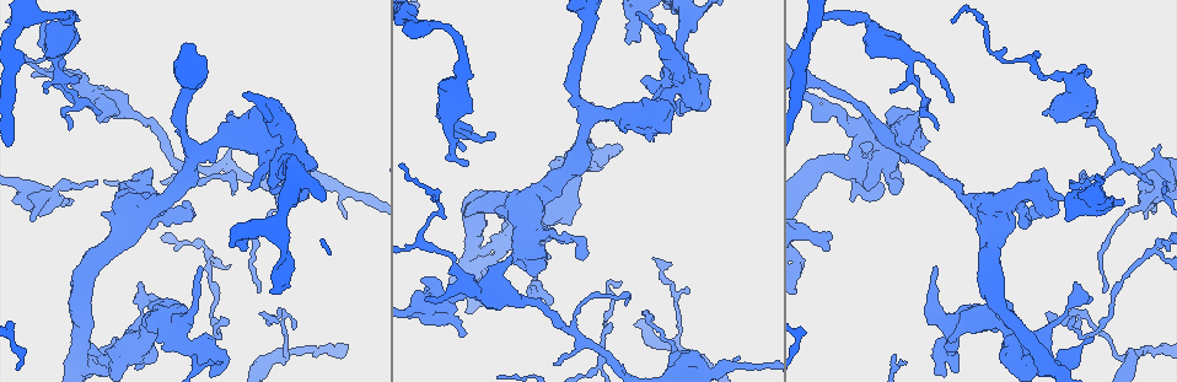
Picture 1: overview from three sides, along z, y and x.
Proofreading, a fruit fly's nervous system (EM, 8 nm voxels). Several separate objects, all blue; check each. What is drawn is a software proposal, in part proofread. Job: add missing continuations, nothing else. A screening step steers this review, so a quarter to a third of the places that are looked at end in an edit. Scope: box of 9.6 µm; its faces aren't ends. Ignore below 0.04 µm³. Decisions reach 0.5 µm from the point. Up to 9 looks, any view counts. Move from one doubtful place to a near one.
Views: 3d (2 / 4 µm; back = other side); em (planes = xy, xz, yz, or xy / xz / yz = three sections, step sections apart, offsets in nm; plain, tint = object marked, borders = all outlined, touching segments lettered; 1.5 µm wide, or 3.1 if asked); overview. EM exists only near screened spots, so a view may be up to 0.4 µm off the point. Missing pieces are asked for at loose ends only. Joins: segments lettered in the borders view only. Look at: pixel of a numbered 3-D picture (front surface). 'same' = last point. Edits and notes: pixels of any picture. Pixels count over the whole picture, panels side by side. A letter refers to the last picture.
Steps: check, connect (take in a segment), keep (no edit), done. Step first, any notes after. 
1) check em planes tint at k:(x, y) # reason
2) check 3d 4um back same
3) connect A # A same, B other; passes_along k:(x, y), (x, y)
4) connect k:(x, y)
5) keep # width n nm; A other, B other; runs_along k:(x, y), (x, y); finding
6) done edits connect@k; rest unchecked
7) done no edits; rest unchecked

check em yz step 8 tint at 1:(1151, 183) # thin end

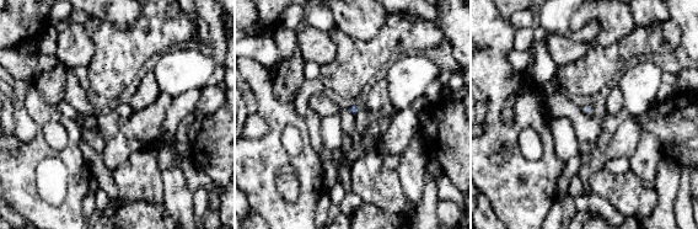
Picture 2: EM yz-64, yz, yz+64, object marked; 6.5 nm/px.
check em xy step 8 borders same

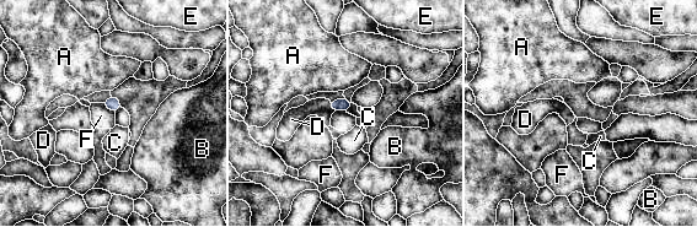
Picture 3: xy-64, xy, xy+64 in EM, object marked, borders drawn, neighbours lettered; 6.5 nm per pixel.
connect D # A other, B other, C other, D same, E other, F other; the neuron continues

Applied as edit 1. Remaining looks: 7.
check overview

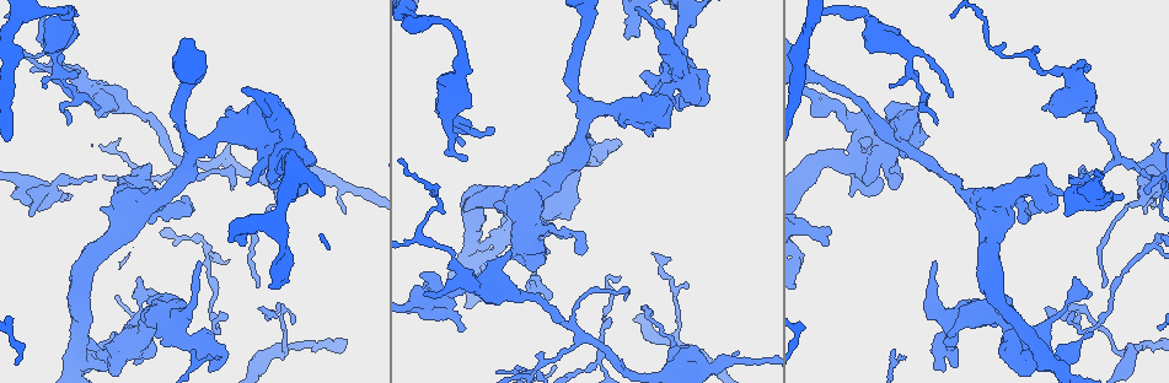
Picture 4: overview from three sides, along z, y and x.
check em planes tint at 4:(33, 70) # branch stops here

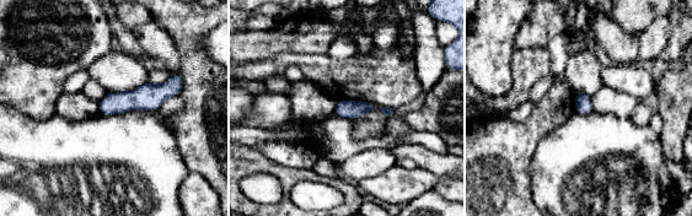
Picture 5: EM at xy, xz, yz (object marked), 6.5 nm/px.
check em planes borders same # see the neighbours

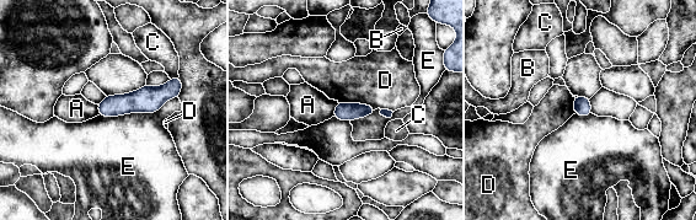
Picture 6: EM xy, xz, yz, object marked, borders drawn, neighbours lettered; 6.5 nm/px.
keep # A other, B other, C other, D other, E other; border 6:(177, 96), (156, 112), (98, 116); none of them fits

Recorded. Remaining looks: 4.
check 3d 4um back at 4:(95, 176) # tapers out

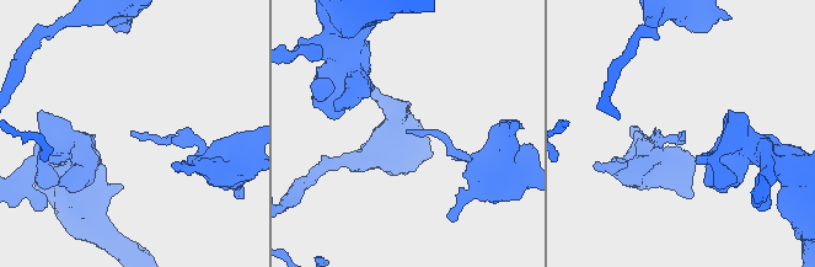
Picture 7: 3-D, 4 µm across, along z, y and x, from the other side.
check em planes borders at 7:(130, 132)

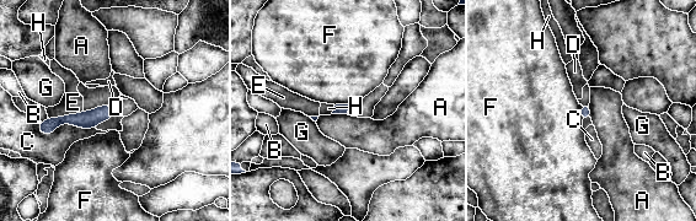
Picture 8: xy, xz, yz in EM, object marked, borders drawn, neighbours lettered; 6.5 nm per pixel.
keep # A other, B other, C other, D other, E other, F other, G other, H other; border 8:(579, 104), (579, 117), (582, 120); no lettered segment goes on from it

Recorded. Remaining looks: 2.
check 3d 4um back at 4:(43, 85) # tapers out

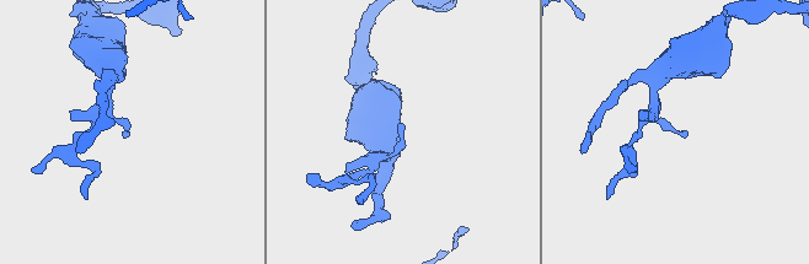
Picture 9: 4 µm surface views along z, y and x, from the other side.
check em planes borders at 9:(125, 136) # now the EM

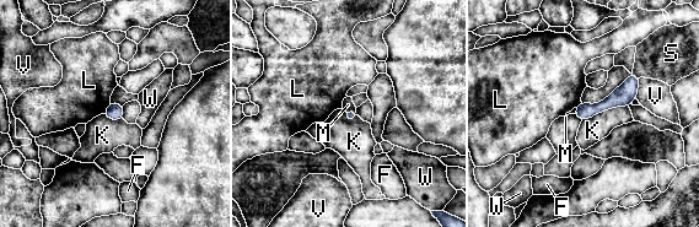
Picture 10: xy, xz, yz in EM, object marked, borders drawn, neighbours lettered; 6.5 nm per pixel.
keep # width 80 nm; longest_contact K 320 nm; F other, K other, L other, M other, S other, V other, W other; no lettered segment goes on from it

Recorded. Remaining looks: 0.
done edits connect@3; rest unchecked

